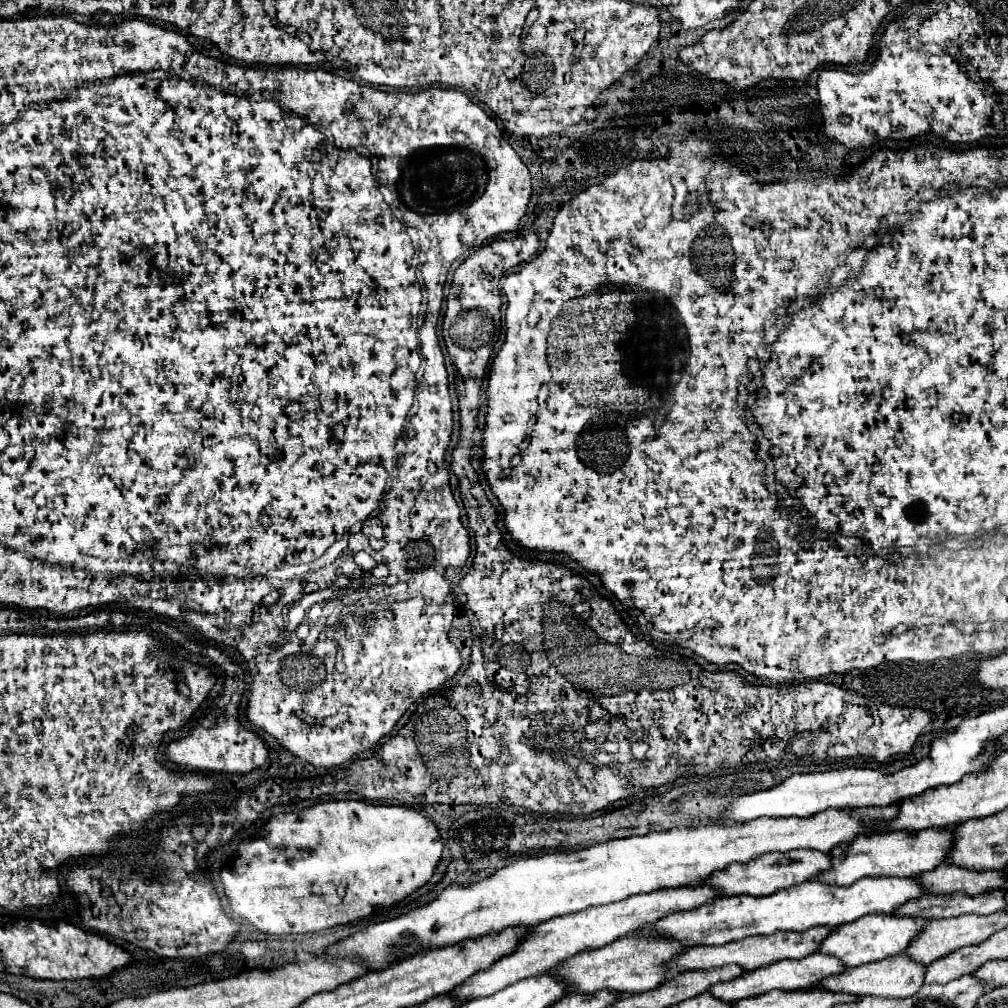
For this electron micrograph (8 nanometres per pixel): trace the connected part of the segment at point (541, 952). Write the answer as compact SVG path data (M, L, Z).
M677 887L677 889L661 889L645 895L631 895L629 899L623 899L621 903L609 903L609 907L589 907L585 911L577 911L573 915L561 915L557 919L549 919L549 923L539 923L537 927L531 927L517 943L515 951L509 955L503 955L495 963L491 963L487 969L477 971L469 979L465 979L461 985L453 987L449 995L459 1001L471 1001L479 997L489 997L497 993L499 989L505 989L507 985L513 985L521 979L543 975L551 969L555 969L561 961L567 957L583 951L583 949L595 949L603 947L607 943L613 943L619 937L629 935L635 929L641 929L657 919L661 919L667 913L673 911L687 911L695 909L711 899L715 899L717 893L709 887Z

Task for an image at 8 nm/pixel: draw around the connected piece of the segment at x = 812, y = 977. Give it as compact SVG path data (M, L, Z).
M813 953L813 955L807 955L807 957L801 959L801 961L777 961L777 963L763 965L763 967L751 971L751 973L743 973L741 977L731 979L731 981L711 985L707 993L713 995L715 999L723 999L725 1003L731 1003L731 1001L747 999L747 997L757 997L757 995L767 993L767 991L771 991L771 989L783 989L783 991L805 989L805 987L811 987L813 983L817 983L819 979L825 979L825 977L829 977L829 975L841 973L841 971L845 971L845 965L843 965L839 959L833 959L833 957L821 955L821 953Z

